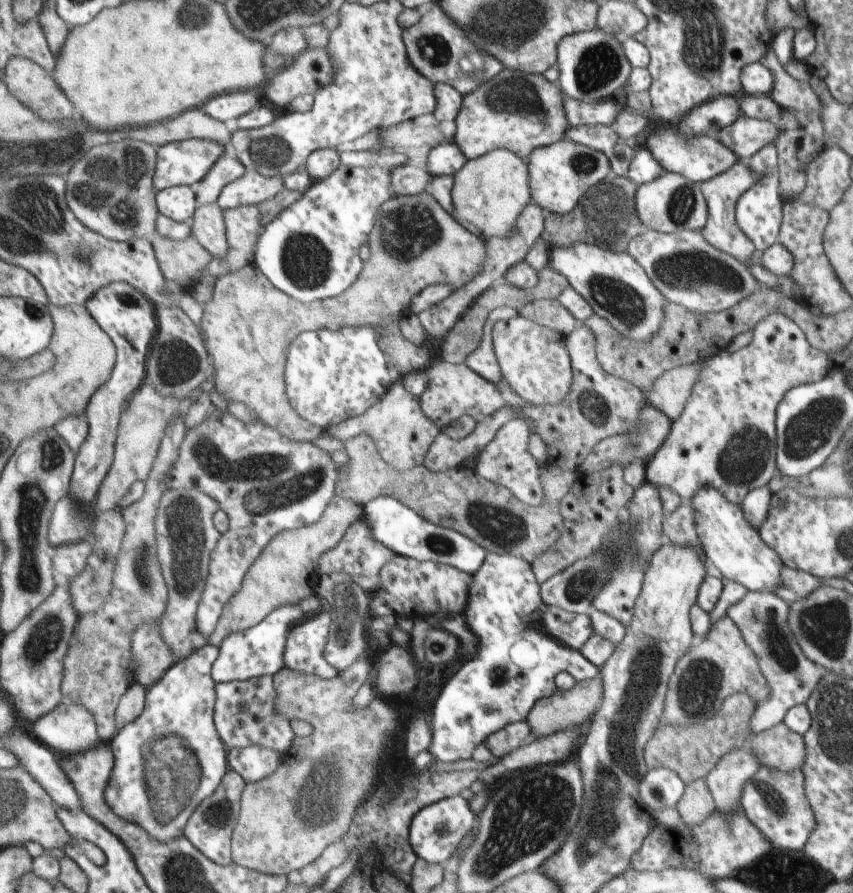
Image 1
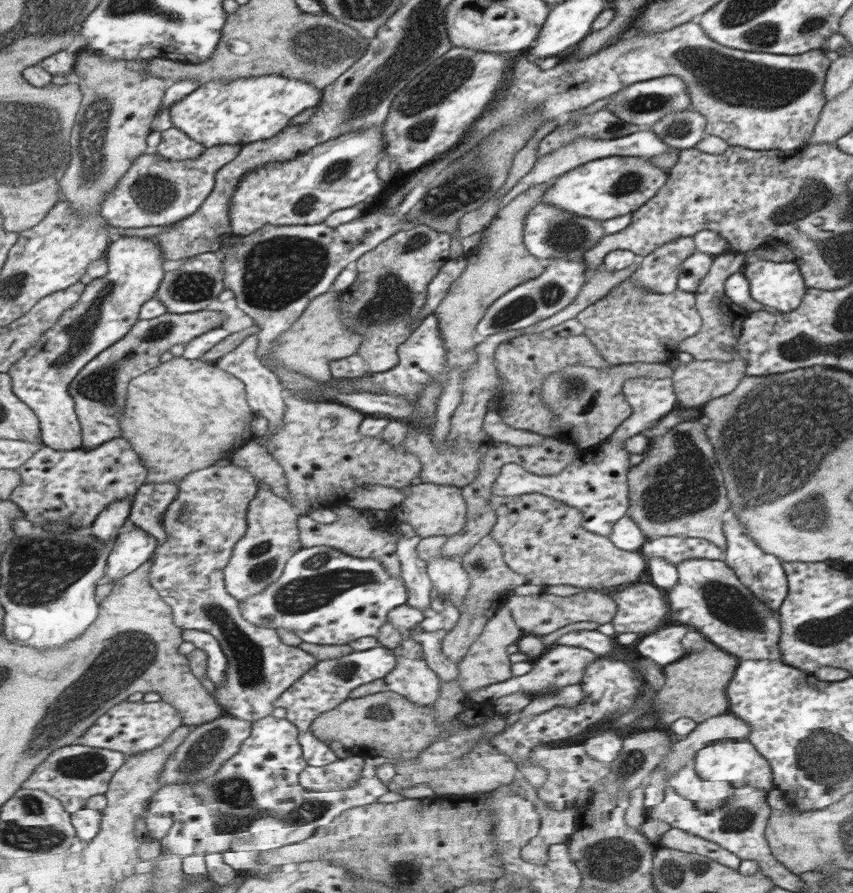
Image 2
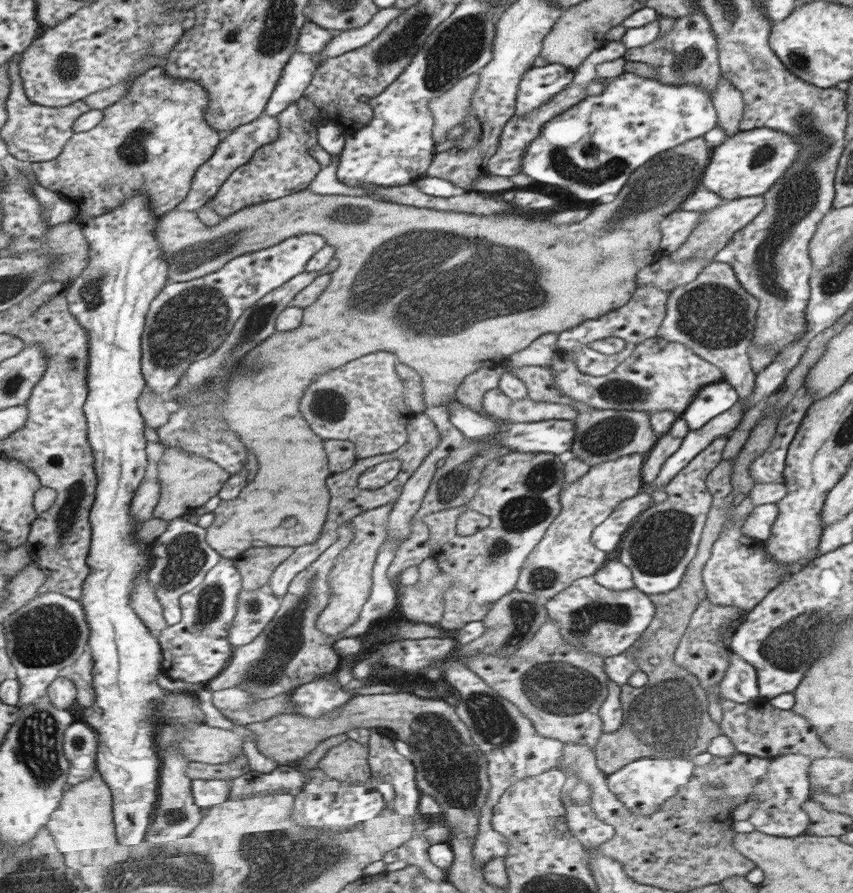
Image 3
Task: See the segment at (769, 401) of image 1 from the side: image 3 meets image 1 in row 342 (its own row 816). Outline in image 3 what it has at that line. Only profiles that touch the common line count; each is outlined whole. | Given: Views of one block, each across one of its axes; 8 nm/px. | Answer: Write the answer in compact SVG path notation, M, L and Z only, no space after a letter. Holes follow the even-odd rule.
M801 754L791 756L779 756L775 760L769 760L767 772L759 778L759 782L753 786L753 792L749 794L749 800L757 802L757 810L749 816L749 824L755 832L777 836L777 838L795 838L803 836L809 818L801 810L803 804L809 800L809 780L807 780L807 768L811 758Z

